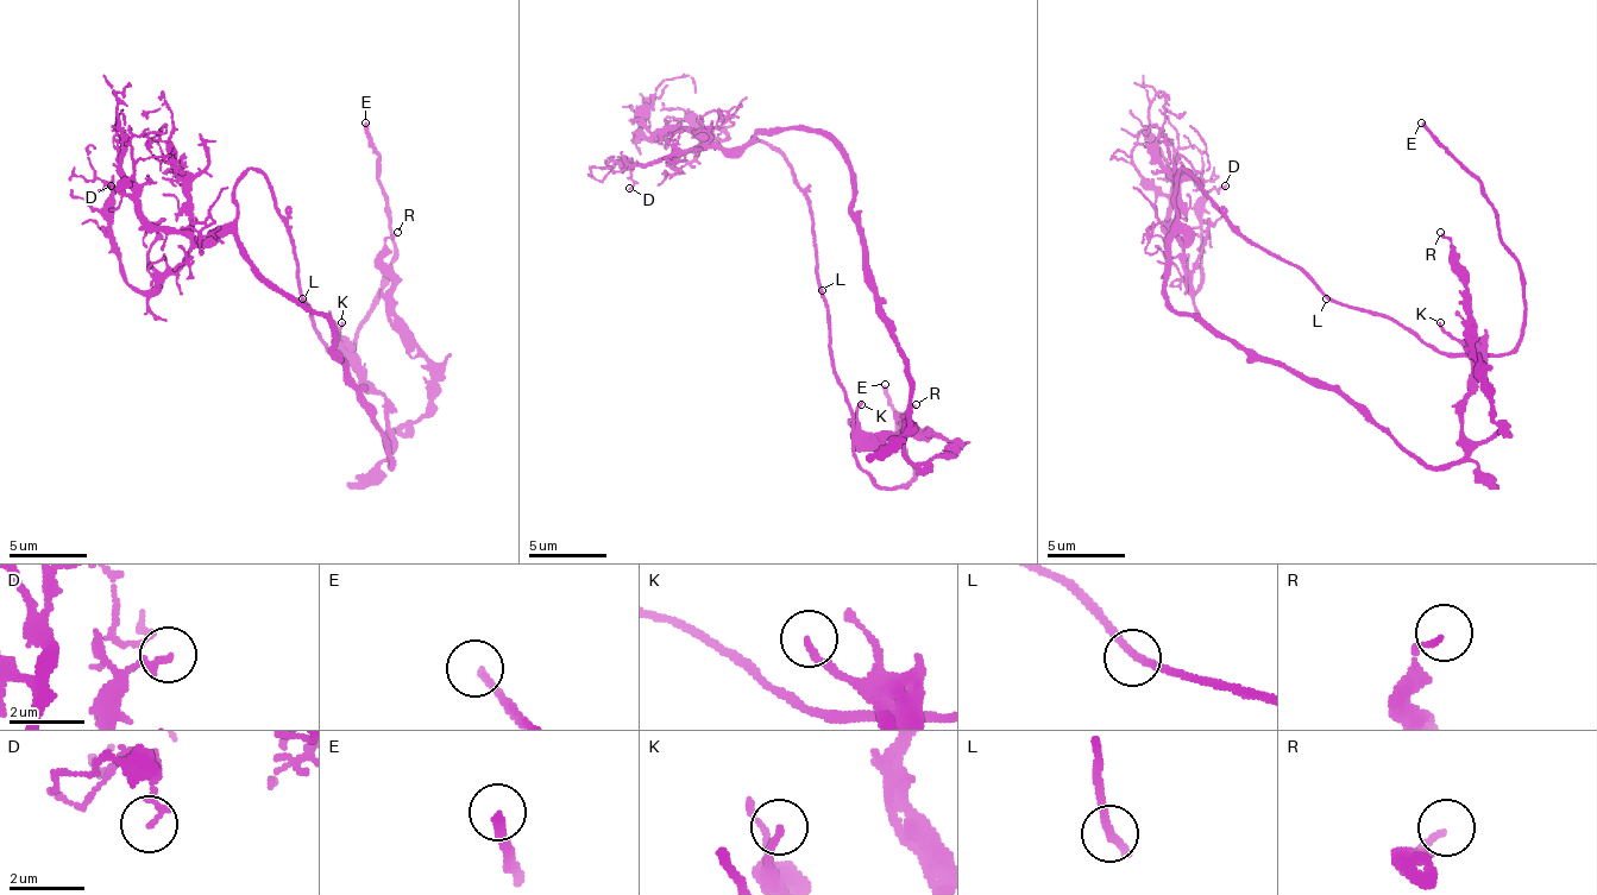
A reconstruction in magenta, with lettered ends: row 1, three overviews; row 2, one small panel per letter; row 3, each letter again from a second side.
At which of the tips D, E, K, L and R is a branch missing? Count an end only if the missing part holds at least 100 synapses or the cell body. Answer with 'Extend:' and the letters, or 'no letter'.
Extend: E

